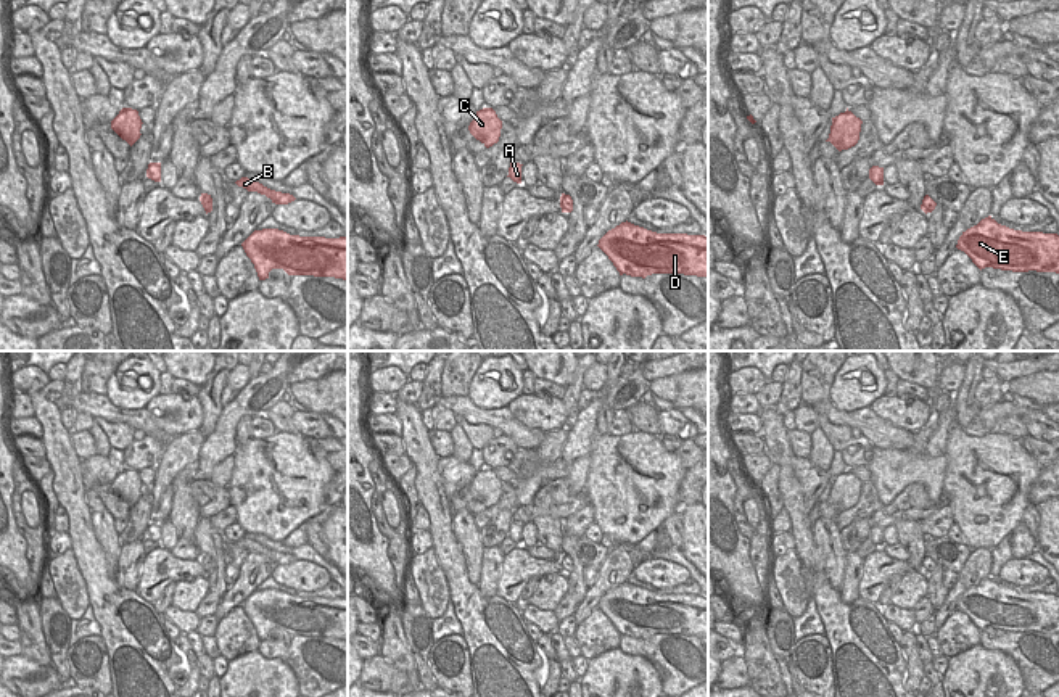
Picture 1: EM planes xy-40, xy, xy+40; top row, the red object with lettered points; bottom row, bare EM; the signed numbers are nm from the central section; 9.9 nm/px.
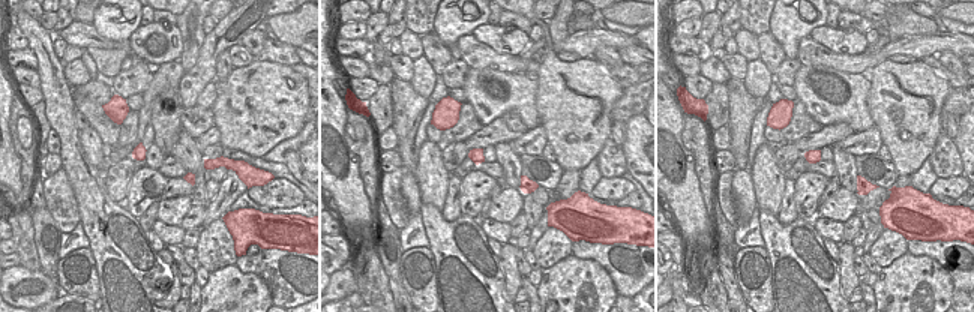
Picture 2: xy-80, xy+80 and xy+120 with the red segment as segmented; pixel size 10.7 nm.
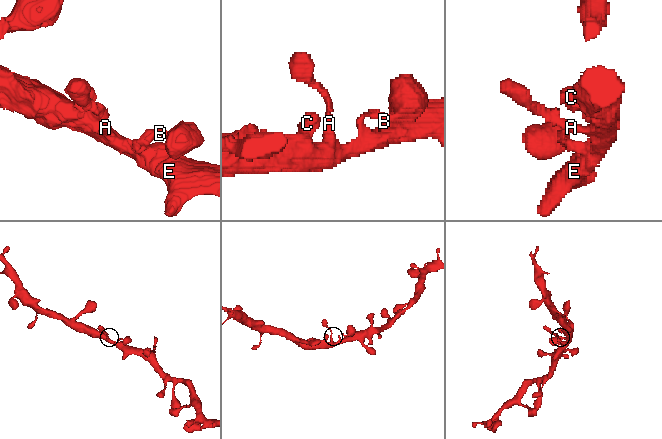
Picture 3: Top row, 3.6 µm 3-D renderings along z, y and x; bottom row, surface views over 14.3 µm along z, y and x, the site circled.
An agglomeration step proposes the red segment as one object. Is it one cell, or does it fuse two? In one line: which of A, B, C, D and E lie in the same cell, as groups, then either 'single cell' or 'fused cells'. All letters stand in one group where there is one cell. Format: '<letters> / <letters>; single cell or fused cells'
A B C D E; single cell

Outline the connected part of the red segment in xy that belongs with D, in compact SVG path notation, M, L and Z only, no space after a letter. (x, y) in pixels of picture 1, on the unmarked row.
M631 583L608 591L597 605L620 636L684 634L708 637L708 597L657 594Z

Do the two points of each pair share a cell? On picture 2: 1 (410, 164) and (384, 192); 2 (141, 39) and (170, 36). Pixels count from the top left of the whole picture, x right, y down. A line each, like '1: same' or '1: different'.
1: different
2: same

